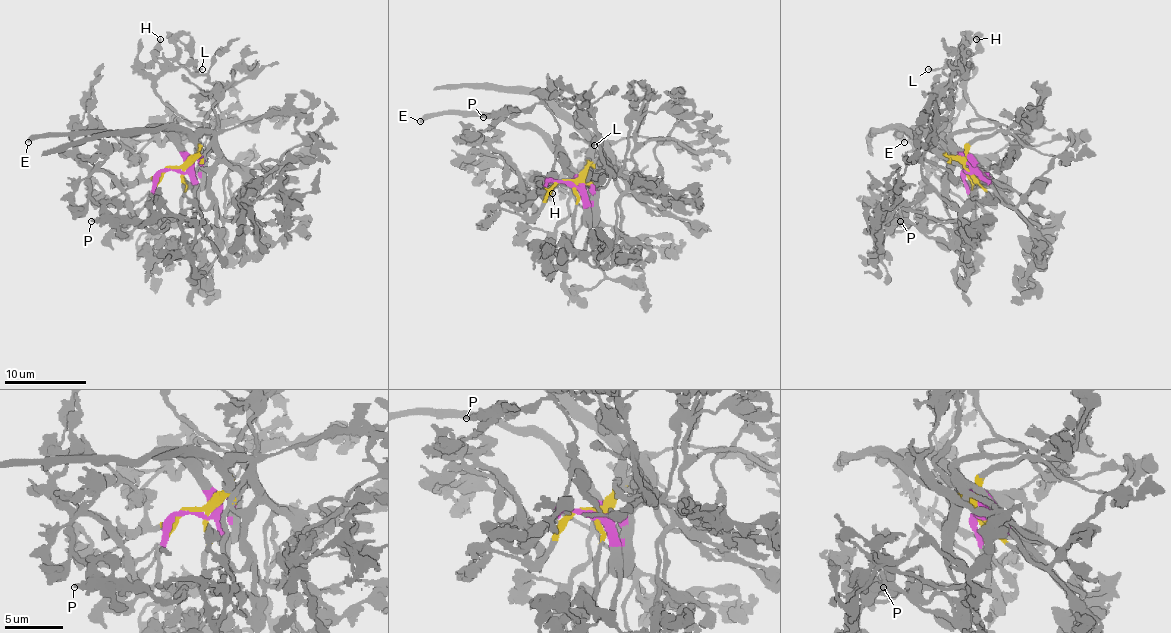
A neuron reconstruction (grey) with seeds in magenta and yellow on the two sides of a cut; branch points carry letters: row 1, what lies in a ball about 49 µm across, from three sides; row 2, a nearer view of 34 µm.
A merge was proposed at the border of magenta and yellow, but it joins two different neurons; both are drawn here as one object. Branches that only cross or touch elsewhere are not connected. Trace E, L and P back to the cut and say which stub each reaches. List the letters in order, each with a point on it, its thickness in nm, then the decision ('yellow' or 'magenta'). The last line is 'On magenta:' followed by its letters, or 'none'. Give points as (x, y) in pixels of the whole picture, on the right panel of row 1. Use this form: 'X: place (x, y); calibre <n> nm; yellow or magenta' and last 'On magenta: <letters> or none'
E: place (904, 142); calibre 380 nm; magenta
L: place (928, 69); calibre 150 nm; magenta
P: place (900, 221); calibre 360 nm; magenta
On magenta: E, L, P

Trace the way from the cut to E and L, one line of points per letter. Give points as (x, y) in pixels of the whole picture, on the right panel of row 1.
E: (966, 169), (970, 171), (931, 130), (917, 128), (913, 132), (896, 134), (905, 142)
L: (966, 169), (968, 173), (972, 160), (949, 140), (968, 130), (976, 116), (966, 81), (953, 67), (929, 69)

